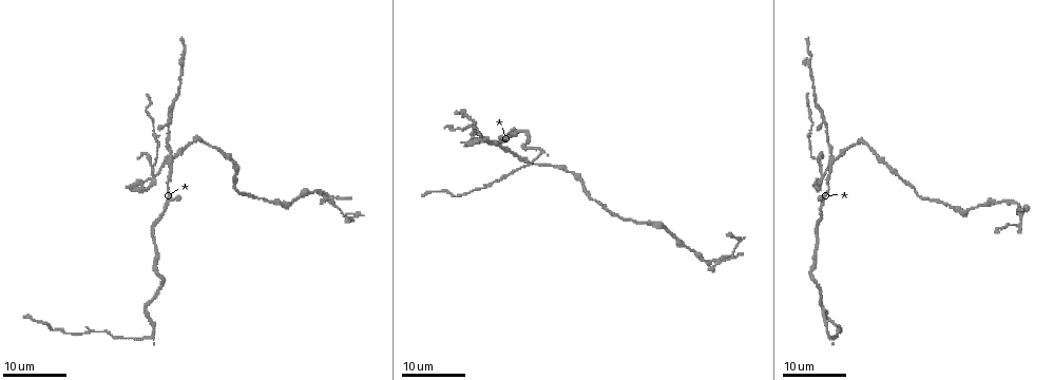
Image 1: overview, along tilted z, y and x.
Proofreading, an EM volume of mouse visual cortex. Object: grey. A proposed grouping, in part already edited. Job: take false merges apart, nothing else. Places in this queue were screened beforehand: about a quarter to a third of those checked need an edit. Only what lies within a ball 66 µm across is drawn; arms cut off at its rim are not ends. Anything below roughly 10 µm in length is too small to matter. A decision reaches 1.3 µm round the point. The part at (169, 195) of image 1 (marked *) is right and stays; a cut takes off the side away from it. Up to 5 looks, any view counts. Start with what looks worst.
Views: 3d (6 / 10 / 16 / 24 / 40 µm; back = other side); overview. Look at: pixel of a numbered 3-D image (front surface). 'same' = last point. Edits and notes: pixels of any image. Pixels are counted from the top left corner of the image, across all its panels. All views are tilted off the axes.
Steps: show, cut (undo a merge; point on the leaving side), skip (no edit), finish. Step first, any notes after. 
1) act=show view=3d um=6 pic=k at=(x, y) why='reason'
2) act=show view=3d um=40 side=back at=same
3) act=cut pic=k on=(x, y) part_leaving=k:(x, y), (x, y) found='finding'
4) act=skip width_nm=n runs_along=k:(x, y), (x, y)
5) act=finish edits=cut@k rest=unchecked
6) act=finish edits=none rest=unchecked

act=show view=3d um=16 pic=1 at=(831, 158) why='small branch off a trunk'

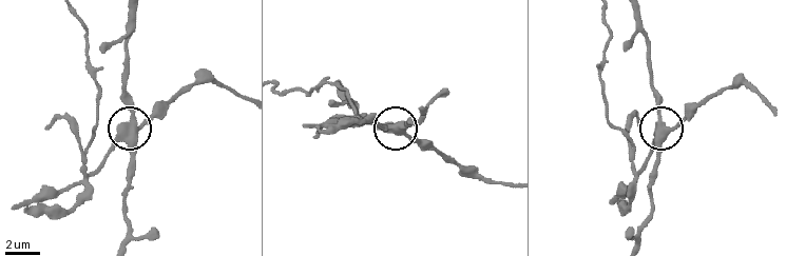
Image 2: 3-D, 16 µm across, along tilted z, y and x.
act=show view=3d um=10 pic=2 at=(666, 127) why='closer look'

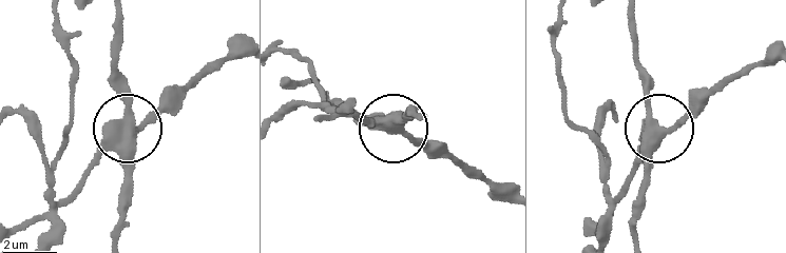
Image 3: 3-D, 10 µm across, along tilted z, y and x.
act=cut pic=3 on=(98, 164) side_arm_um=22 part_leaving=3:(127, 138), (169, 112), (207, 72), (240, 55) found='a second cell is stuck on'

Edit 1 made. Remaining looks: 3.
act=show view=3d um=24 pic=1 at=(827, 124) why='three-way junction'

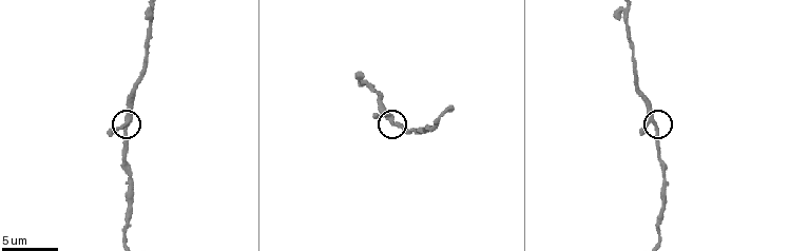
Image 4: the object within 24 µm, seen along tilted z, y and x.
act=show view=3d um=6 pic=4 at=(654, 123) why='zoom in'

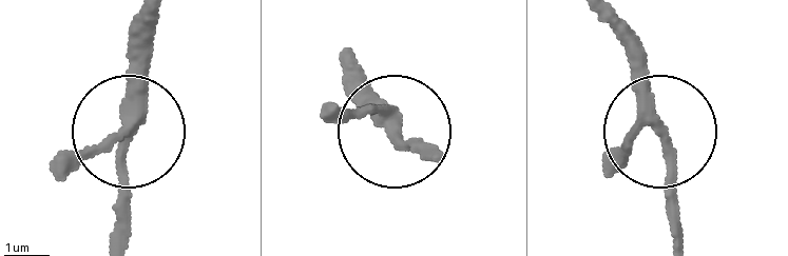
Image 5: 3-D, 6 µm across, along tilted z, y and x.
act=skip width_nm=220 found='continuous, no second cell'

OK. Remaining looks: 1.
act=finish edits=cut@3 rest=unchecked

